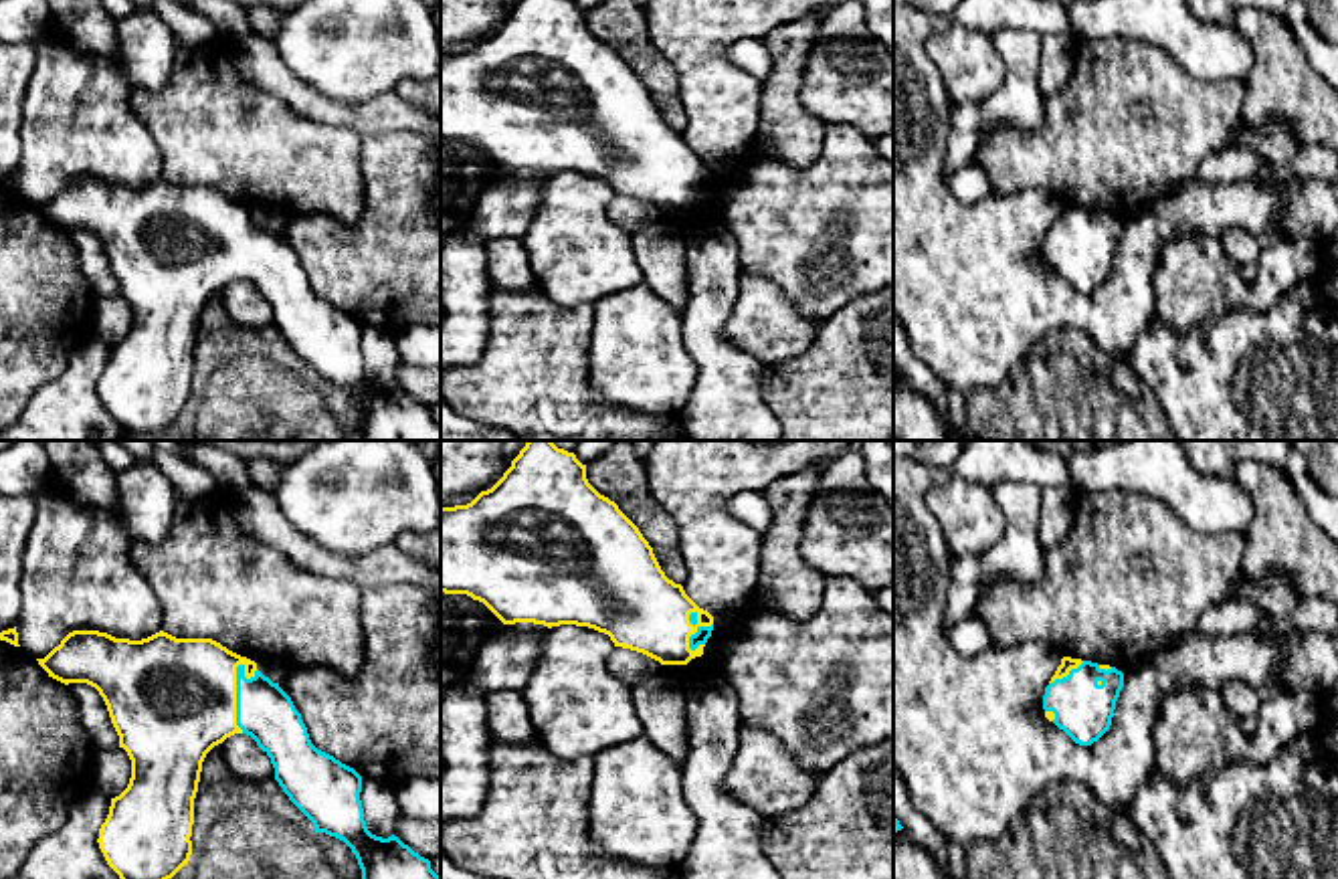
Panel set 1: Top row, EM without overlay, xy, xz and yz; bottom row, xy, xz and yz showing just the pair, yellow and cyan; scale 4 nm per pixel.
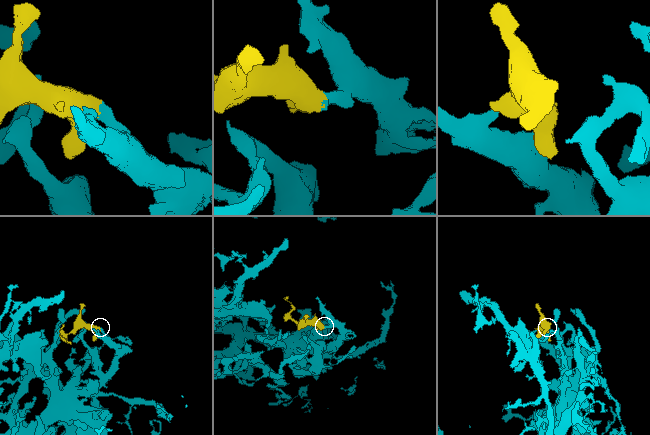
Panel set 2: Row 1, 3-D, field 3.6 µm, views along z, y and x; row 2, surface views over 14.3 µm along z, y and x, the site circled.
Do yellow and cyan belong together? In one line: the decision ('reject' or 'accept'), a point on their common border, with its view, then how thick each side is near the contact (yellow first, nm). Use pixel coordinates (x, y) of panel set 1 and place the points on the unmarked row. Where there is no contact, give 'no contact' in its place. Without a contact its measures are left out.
accept; meets yellow in xy at (235, 245); 500 nm thick on the yellow side, 220 nm on the other

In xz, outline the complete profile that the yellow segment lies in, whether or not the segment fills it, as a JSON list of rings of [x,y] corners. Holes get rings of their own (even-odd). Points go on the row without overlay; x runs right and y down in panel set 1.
[[[519,0],[503,24],[471,51],[441,55],[441,139],[483,150],[503,172],[588,174],[608,182],[614,194],[661,212],[687,212],[701,204],[713,178],[713,164],[665,123],[639,75],[588,30],[586,12],[574,0]]]

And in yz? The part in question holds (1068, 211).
[[[1063,204],[1045,234],[1045,265],[1075,291],[1091,293],[1110,277],[1122,234],[1116,214]]]

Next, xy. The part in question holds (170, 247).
[[[73,178],[44,206],[49,224],[87,230],[103,245],[111,271],[131,307],[127,335],[111,346],[99,376],[99,396],[125,434],[160,432],[192,402],[194,346],[206,301],[234,281],[251,283],[271,305],[275,327],[313,370],[315,380],[344,388],[362,416],[364,441],[441,441],[431,408],[398,384],[368,378],[360,348],[362,323],[317,297],[291,245],[257,210],[212,186],[176,186],[164,178],[141,186],[115,186],[99,178]]]

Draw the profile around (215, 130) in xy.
[[[232,40],[196,48],[178,42],[168,85],[160,91],[135,91],[131,109],[162,150],[162,178],[176,186],[212,186],[241,204],[283,216],[325,212],[344,224],[356,224],[364,212],[360,133],[303,119],[283,99],[247,85],[236,71]]]

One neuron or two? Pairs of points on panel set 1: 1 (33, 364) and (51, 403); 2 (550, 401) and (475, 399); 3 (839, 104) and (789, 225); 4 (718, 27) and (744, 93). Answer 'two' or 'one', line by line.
1: two
2: one
3: one
4: one

